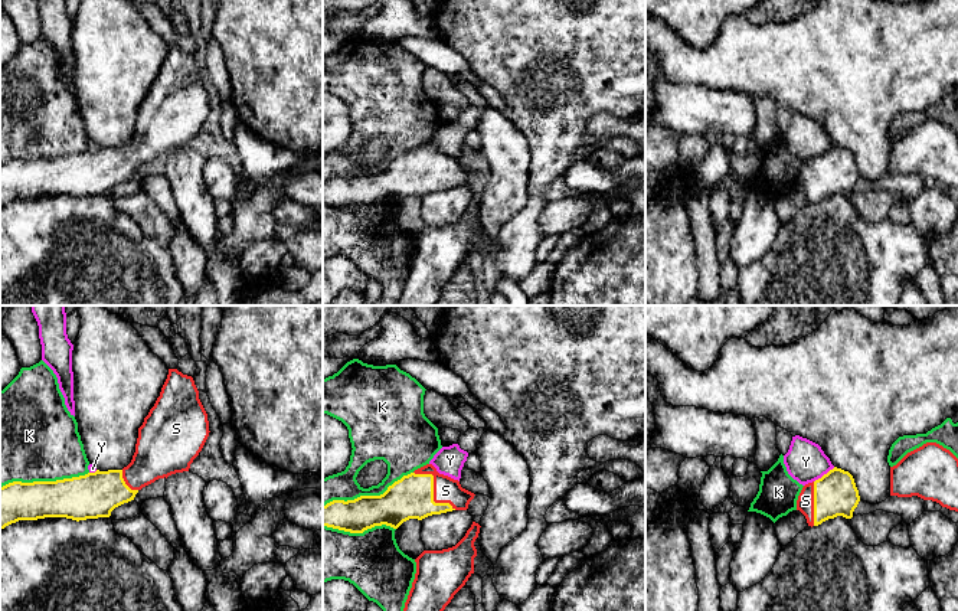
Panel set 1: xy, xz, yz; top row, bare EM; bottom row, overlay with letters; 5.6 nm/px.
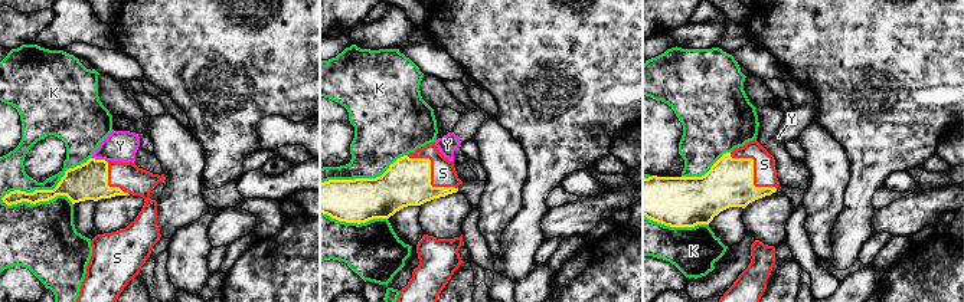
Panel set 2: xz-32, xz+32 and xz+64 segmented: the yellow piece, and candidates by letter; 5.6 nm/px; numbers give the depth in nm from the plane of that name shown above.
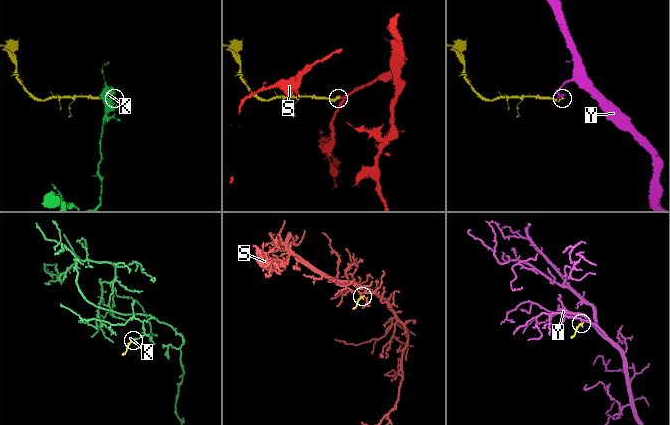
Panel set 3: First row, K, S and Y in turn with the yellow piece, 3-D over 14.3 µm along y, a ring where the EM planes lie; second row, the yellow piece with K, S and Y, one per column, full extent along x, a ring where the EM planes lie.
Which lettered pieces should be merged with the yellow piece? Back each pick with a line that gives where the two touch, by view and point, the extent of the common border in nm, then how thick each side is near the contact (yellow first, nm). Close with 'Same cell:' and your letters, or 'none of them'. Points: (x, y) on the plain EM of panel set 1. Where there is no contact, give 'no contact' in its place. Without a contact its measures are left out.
S: xz (432, 167) | 320 nm | 240/140 nm
Same cell: S

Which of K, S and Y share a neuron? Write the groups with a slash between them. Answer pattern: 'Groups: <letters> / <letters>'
Groups: K / S / Y

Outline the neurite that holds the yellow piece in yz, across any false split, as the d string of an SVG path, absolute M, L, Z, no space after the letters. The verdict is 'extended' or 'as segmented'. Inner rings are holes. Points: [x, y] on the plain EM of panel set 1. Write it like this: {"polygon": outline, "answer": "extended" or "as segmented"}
{"polygon": "M834 144L821 156L802 164L797 187L805 193L808 203L812 205L837 193L851 196L859 179L860 173L853 153Z", "answer": "extended"}

